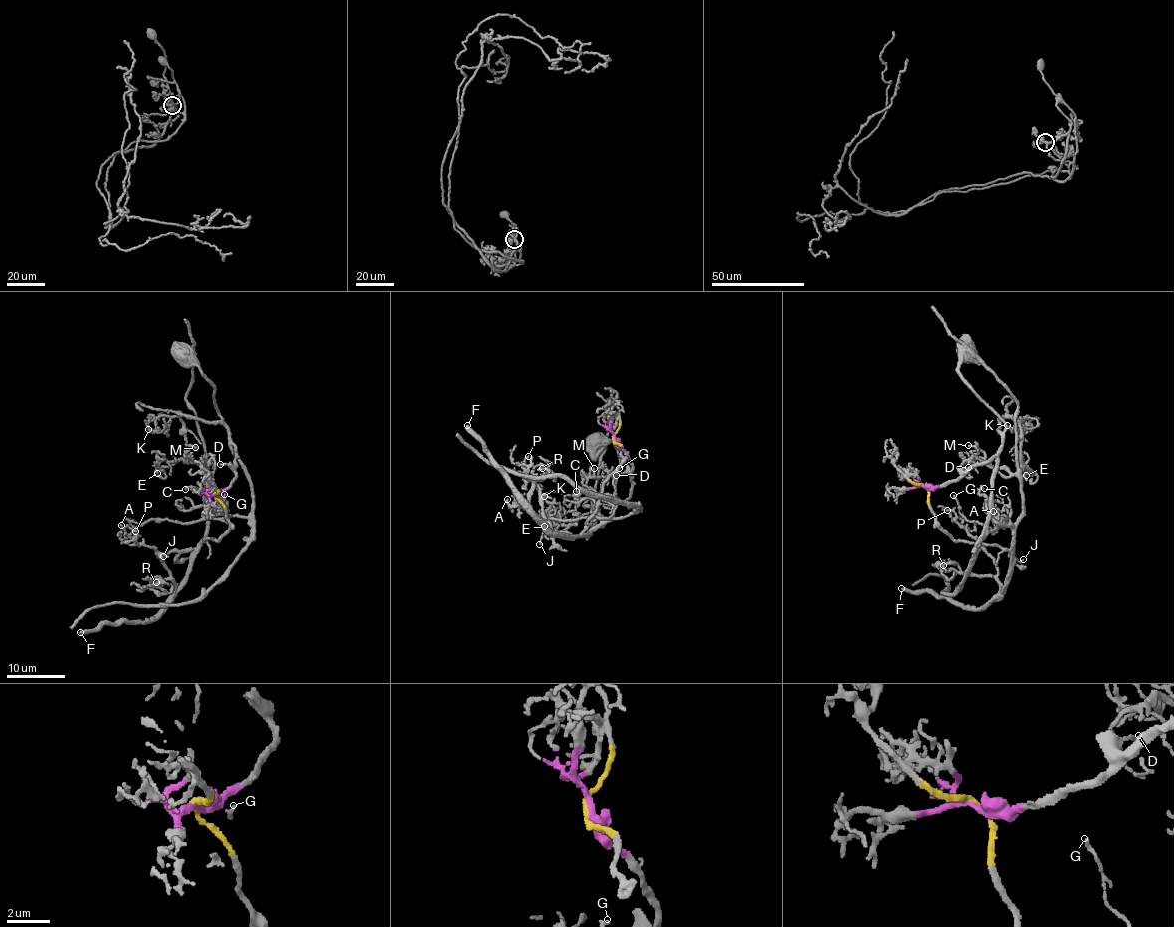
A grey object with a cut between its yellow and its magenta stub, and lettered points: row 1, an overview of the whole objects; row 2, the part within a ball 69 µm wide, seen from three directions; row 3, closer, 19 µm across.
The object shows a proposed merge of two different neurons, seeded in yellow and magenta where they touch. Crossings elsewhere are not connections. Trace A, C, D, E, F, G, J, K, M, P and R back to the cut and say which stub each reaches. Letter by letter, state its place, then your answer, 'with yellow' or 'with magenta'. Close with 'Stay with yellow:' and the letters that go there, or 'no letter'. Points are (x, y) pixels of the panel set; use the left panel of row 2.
A: place (121, 525); with magenta
C: place (185, 489); with yellow
D: place (220, 464); with magenta
E: place (157, 473); with magenta
F: place (80, 632); with yellow
G: place (224, 494); with magenta
J: place (163, 556); with yellow
K: place (148, 429); with magenta
M: place (195, 447); with yellow
P: place (135, 531); with yellow
R: place (156, 582); with yellow
Stay with yellow: C, F, J, M, P, R

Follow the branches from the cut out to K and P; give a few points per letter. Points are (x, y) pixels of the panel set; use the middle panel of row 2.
K: (613, 437), (628, 456), (631, 496), (622, 503), (582, 493), (578, 505), (561, 512), (544, 496)
P: (613, 437), (622, 463), (604, 482), (579, 535), (552, 531), (543, 497), (526, 477), (528, 456)

